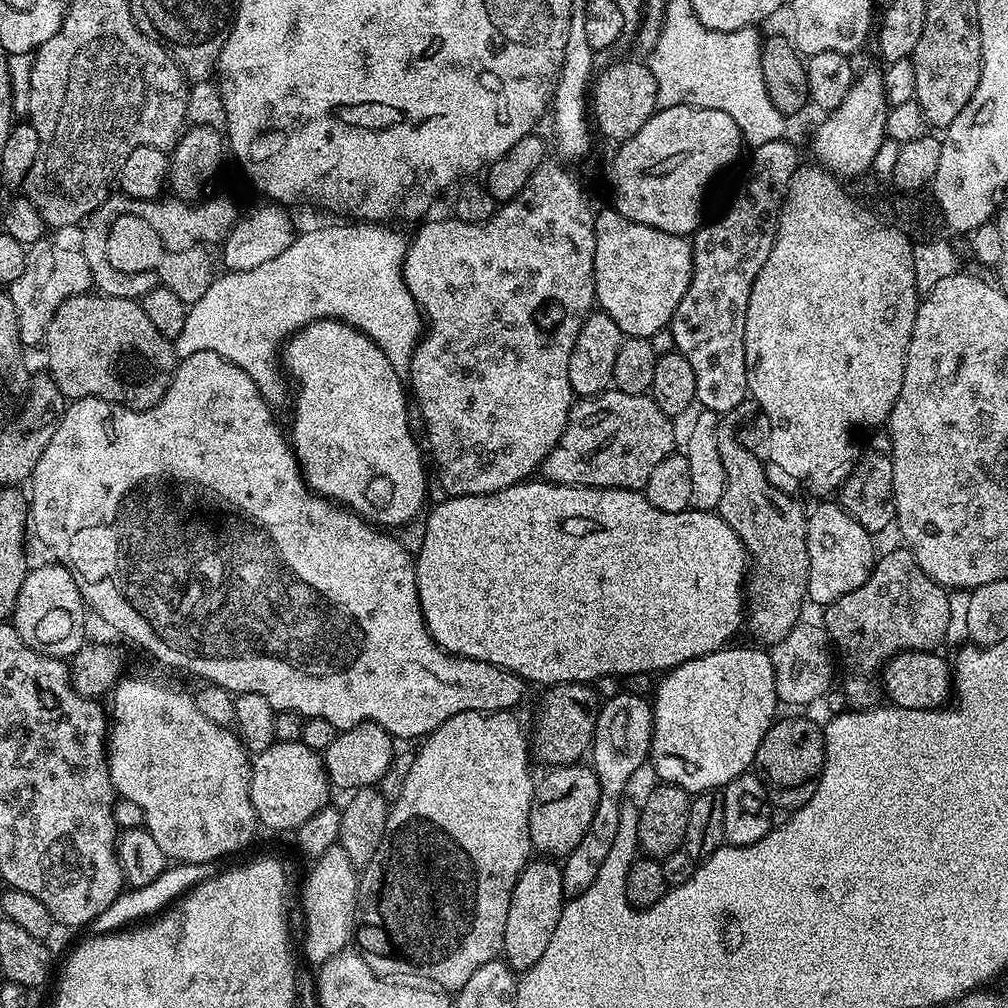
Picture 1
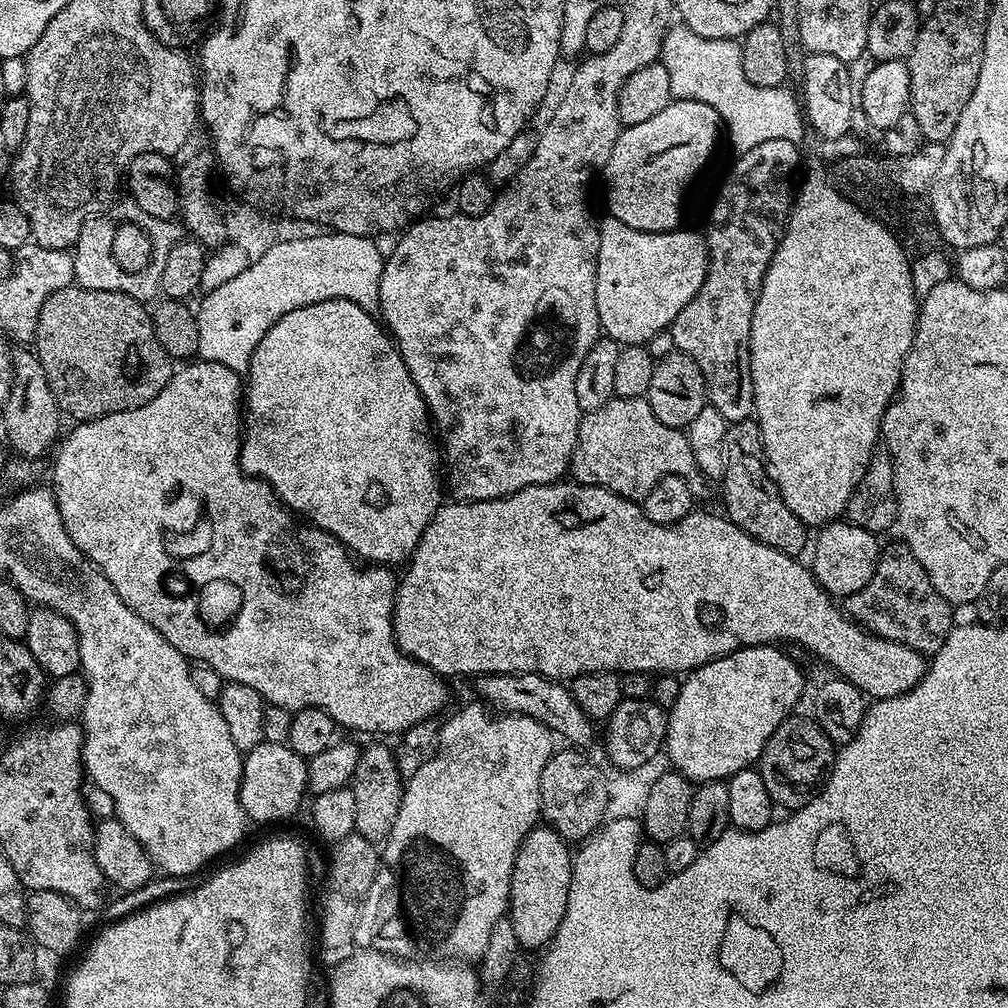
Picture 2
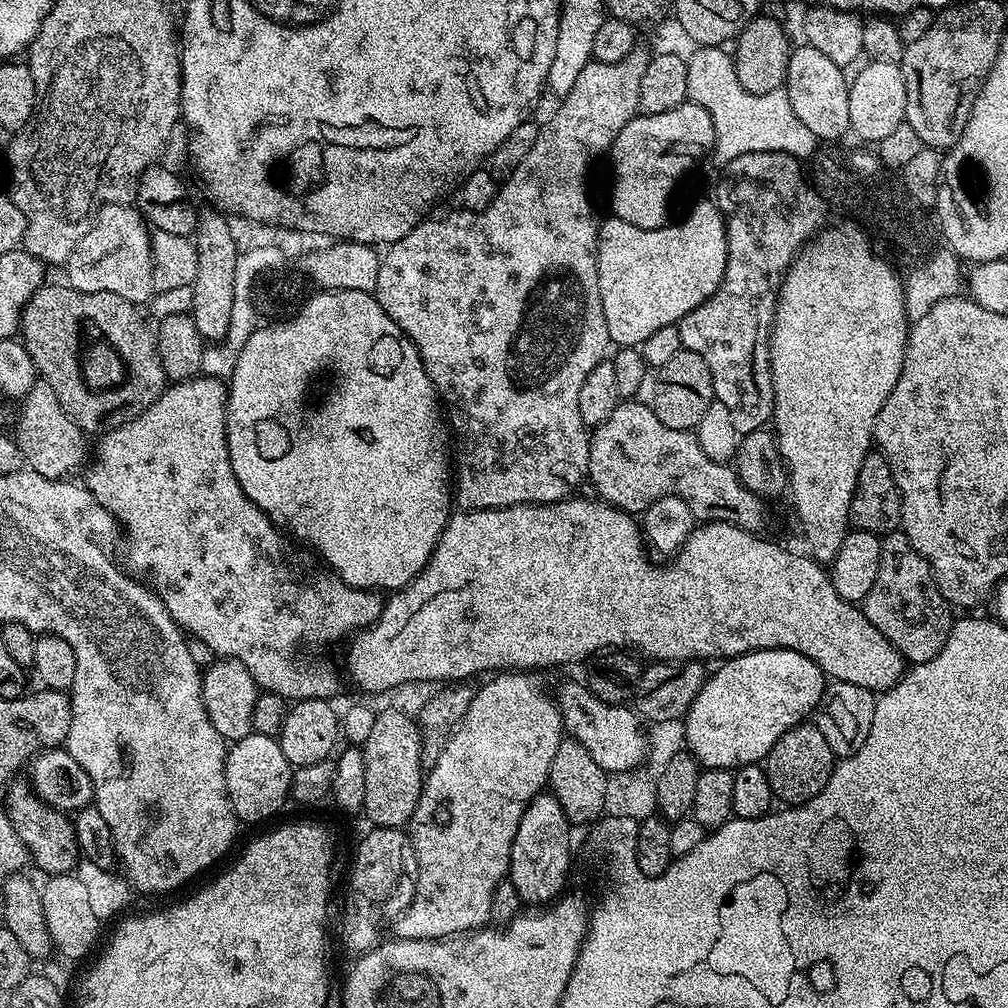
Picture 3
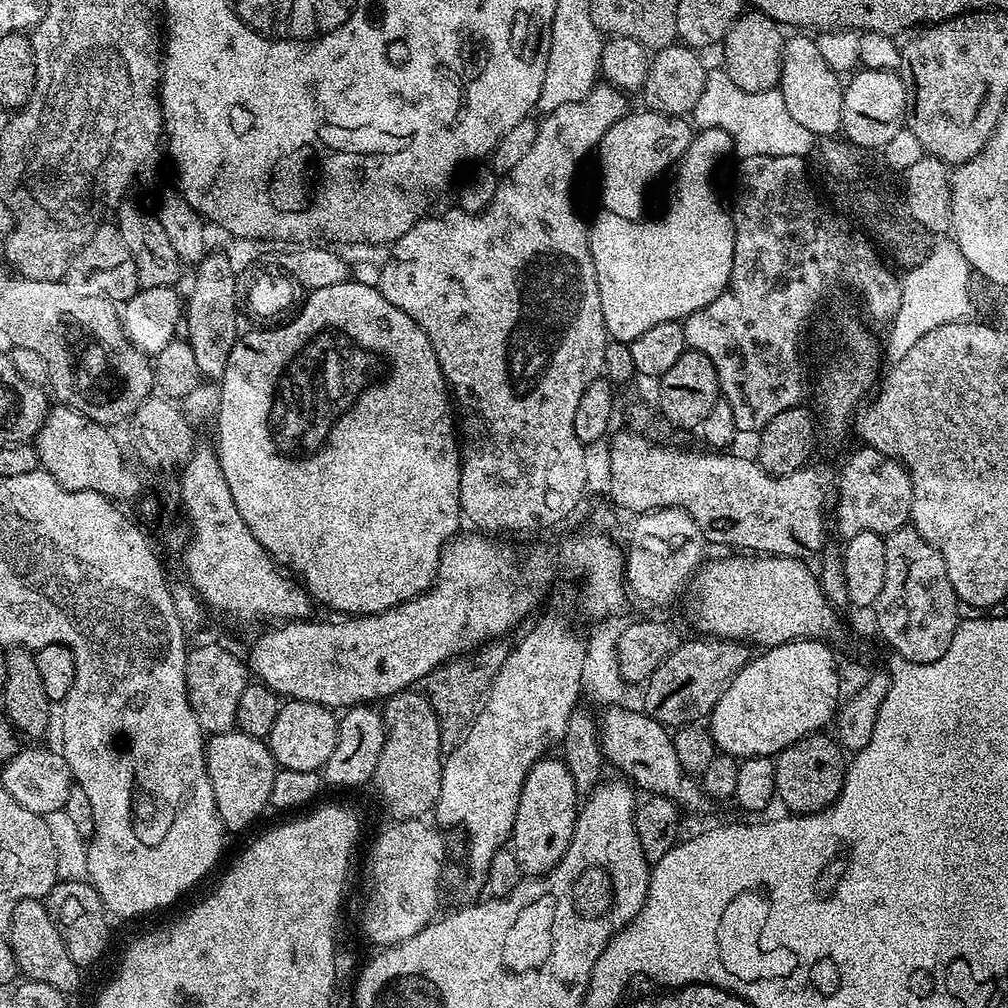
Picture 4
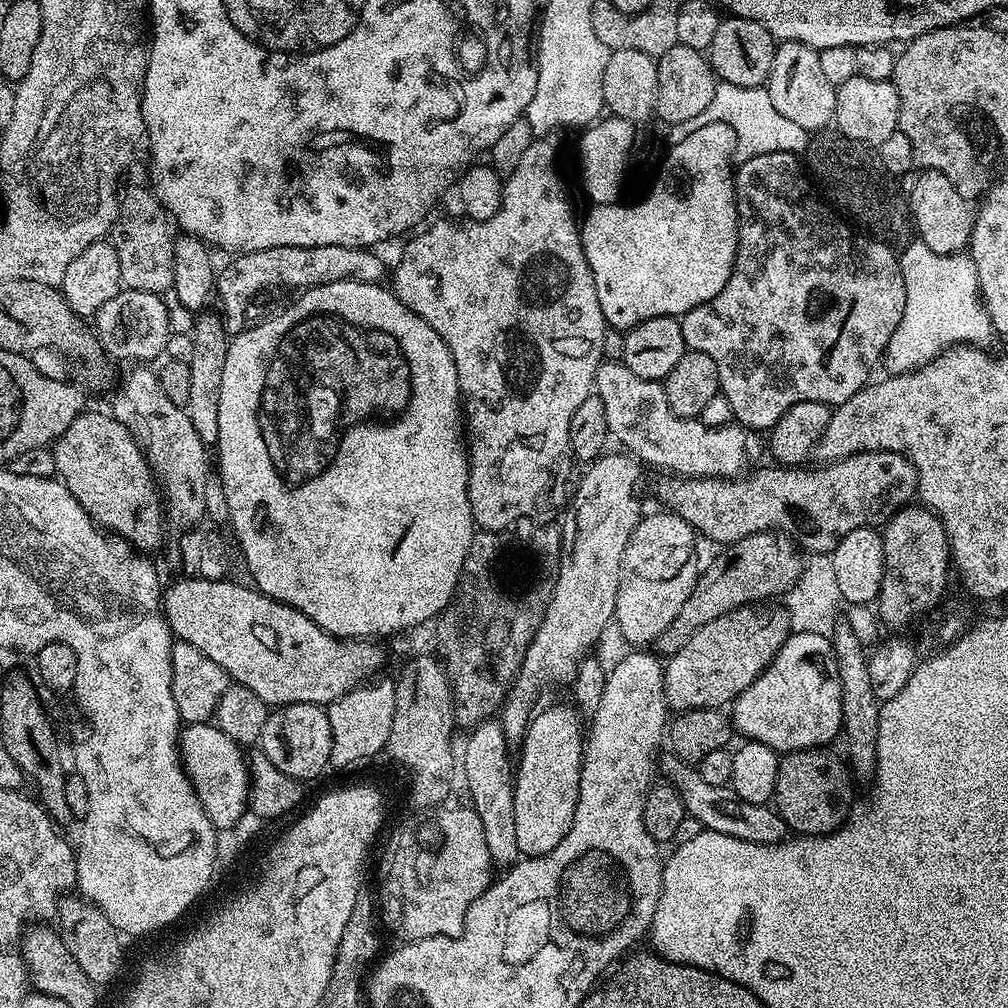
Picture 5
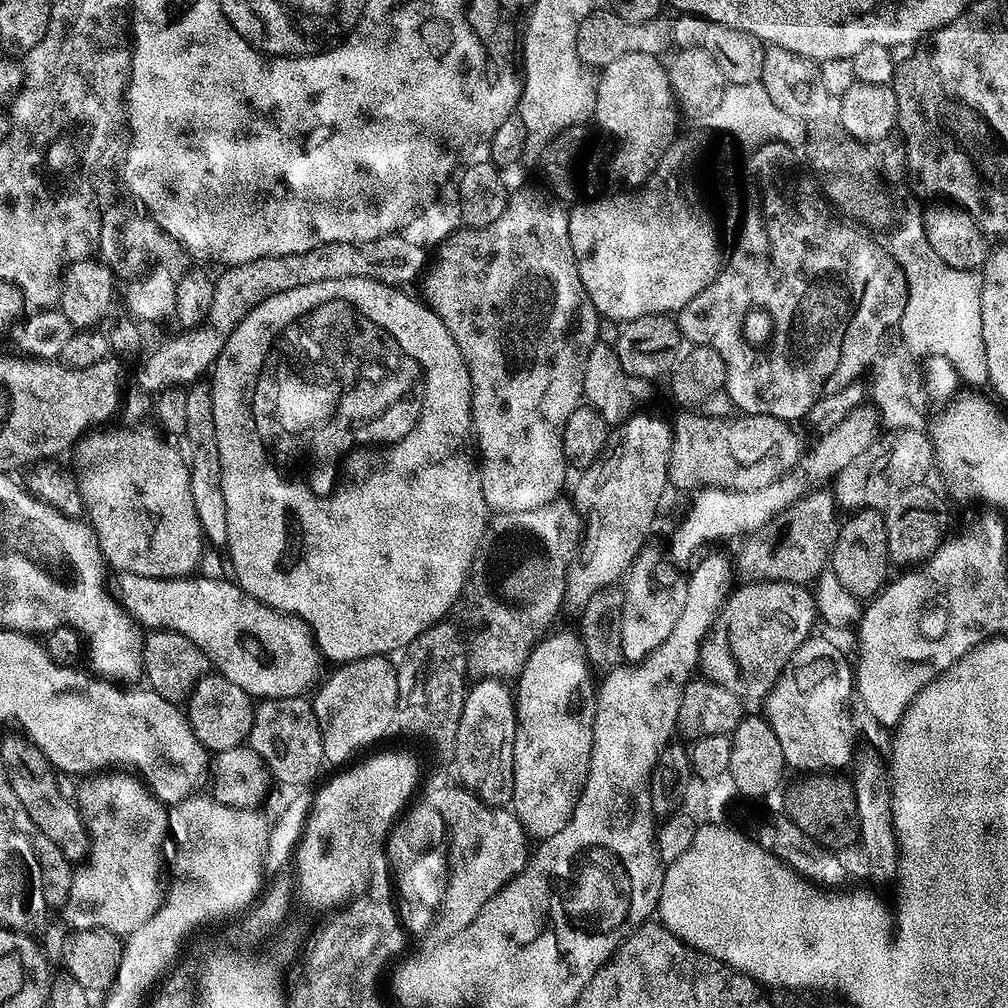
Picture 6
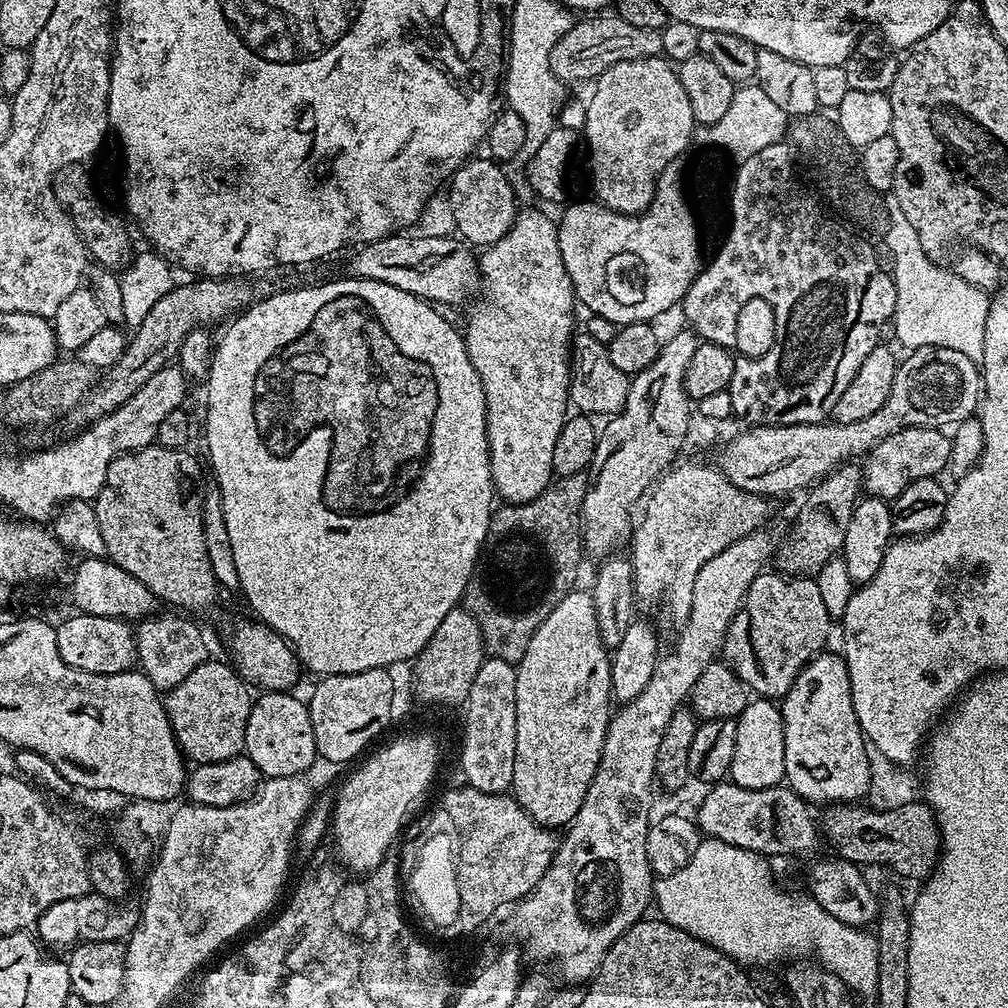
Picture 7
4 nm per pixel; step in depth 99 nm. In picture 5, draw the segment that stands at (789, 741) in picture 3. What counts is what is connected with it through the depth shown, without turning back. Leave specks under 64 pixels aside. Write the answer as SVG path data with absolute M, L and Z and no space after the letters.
M827 747L803 748L780 756L774 807L793 833L802 836L826 836L836 832L852 814L852 784L849 765Z

